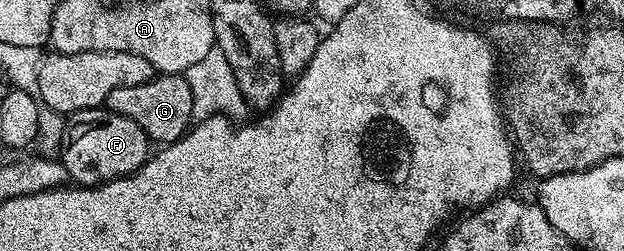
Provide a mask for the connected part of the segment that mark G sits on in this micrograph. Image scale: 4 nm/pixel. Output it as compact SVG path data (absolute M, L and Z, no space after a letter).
M158 74L143 85L123 85L119 89L111 89L103 107L106 111L119 113L119 117L131 117L131 121L135 121L135 125L139 125L139 129L143 129L143 133L147 133L147 137L157 145L168 145L182 139L194 122L191 85L184 74Z

